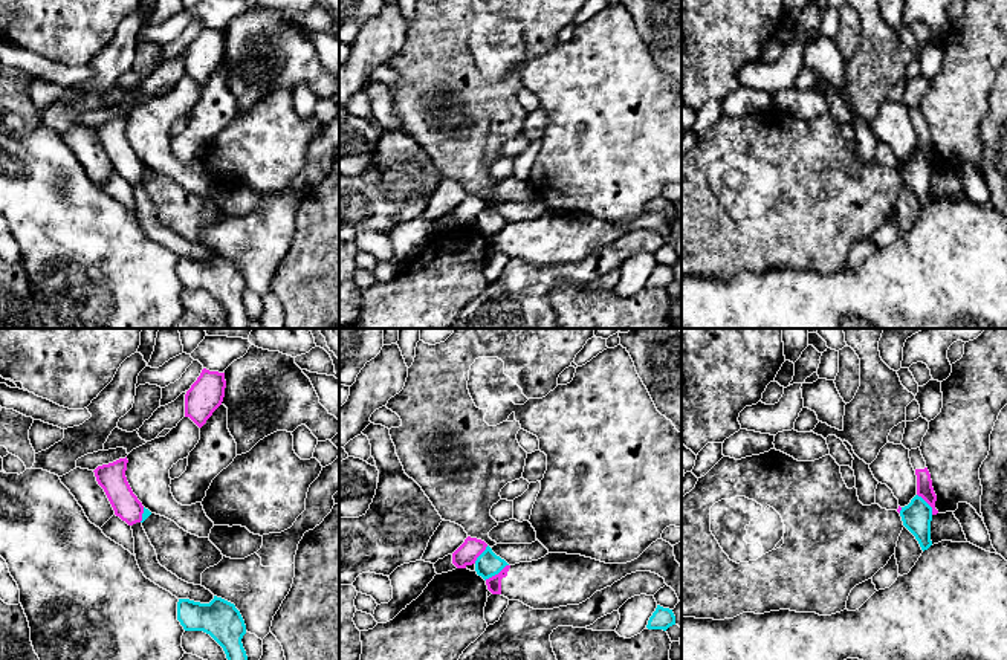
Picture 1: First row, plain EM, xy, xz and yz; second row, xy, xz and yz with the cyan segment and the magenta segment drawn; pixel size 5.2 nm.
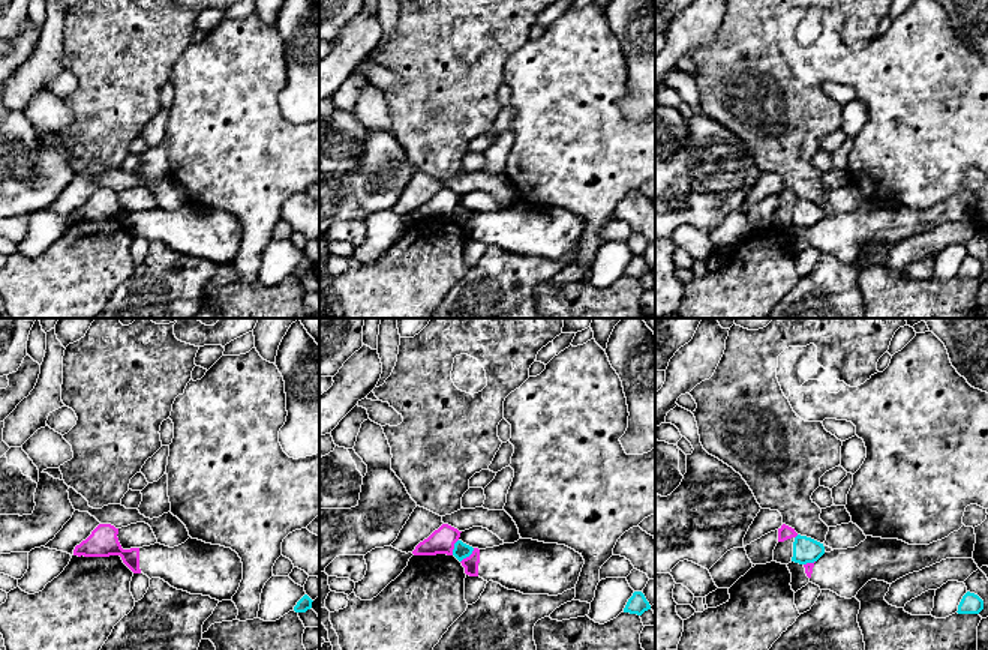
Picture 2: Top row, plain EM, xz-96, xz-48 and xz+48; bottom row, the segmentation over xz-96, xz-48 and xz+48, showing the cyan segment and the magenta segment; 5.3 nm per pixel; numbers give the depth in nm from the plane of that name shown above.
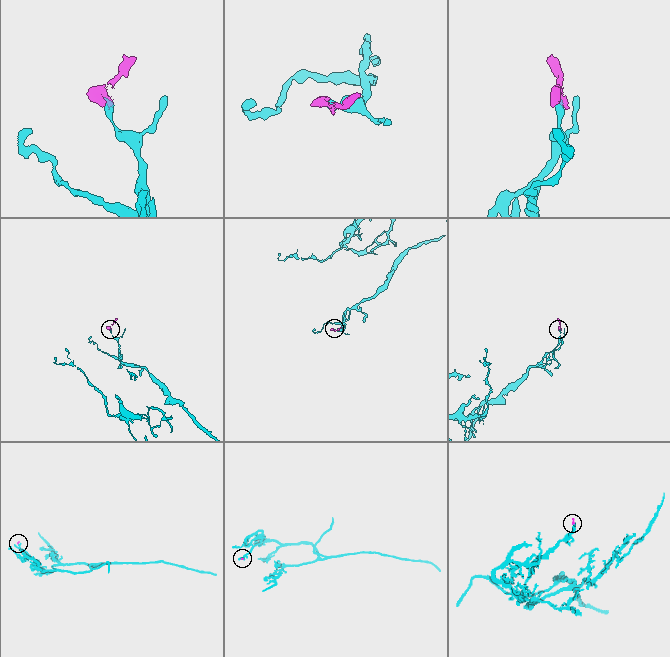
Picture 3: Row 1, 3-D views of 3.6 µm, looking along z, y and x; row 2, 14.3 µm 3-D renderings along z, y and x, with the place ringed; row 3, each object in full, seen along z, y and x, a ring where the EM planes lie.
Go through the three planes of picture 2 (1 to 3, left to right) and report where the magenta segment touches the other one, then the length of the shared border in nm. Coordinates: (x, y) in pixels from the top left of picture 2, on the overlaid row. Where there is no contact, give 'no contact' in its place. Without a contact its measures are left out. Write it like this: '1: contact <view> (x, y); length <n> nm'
1: no contact
2: contact xz-48 (468, 556); length 110 nm
3: contact xz+48 (796, 536); length 30 nm

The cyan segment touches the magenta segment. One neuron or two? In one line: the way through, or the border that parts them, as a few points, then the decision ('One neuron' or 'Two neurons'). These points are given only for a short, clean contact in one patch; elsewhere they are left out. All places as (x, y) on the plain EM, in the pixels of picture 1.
Boundary: xz (508, 222), (485, 237). Two neurons

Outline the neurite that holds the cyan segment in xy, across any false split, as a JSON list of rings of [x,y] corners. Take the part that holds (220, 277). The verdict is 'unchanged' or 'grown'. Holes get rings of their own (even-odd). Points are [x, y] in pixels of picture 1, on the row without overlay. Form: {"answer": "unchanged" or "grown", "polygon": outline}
{"answer": "grown", "polygon": [[[217,254],[209,261],[179,257],[177,278],[185,287],[182,306],[186,312],[212,321],[226,321],[229,328],[249,328],[248,313],[241,301],[246,283],[234,261]]]}

